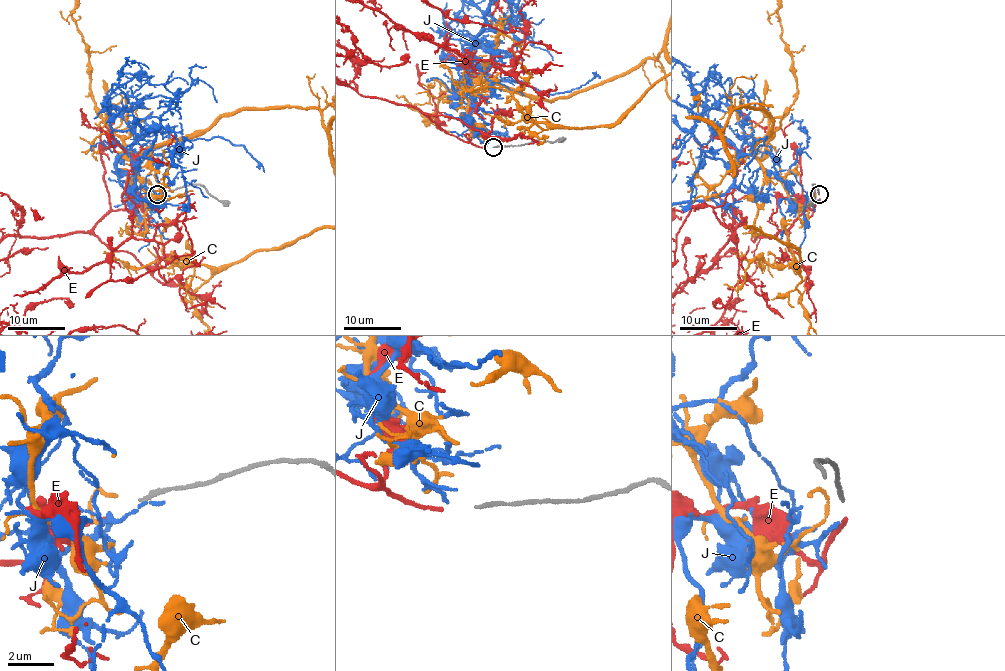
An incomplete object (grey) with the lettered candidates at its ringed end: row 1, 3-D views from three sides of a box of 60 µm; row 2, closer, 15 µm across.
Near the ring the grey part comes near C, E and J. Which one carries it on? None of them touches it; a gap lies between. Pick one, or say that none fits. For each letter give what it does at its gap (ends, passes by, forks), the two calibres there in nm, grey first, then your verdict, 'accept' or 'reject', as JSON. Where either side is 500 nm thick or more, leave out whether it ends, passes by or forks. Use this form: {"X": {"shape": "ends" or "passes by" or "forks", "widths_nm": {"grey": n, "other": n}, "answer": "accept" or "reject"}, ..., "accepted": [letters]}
{"C": {"shape": "ends", "widths_nm": {"grey": 180, "other": 120}, "answer": "reject"}, "E": {"shape": "ends", "widths_nm": {"grey": 180, "other": 140}, "answer": "accept"}, "J": {"shape": "ends", "widths_nm": {"grey": 180, "other": 160}, "answer": "reject"}, "accepted": ["E"]}

